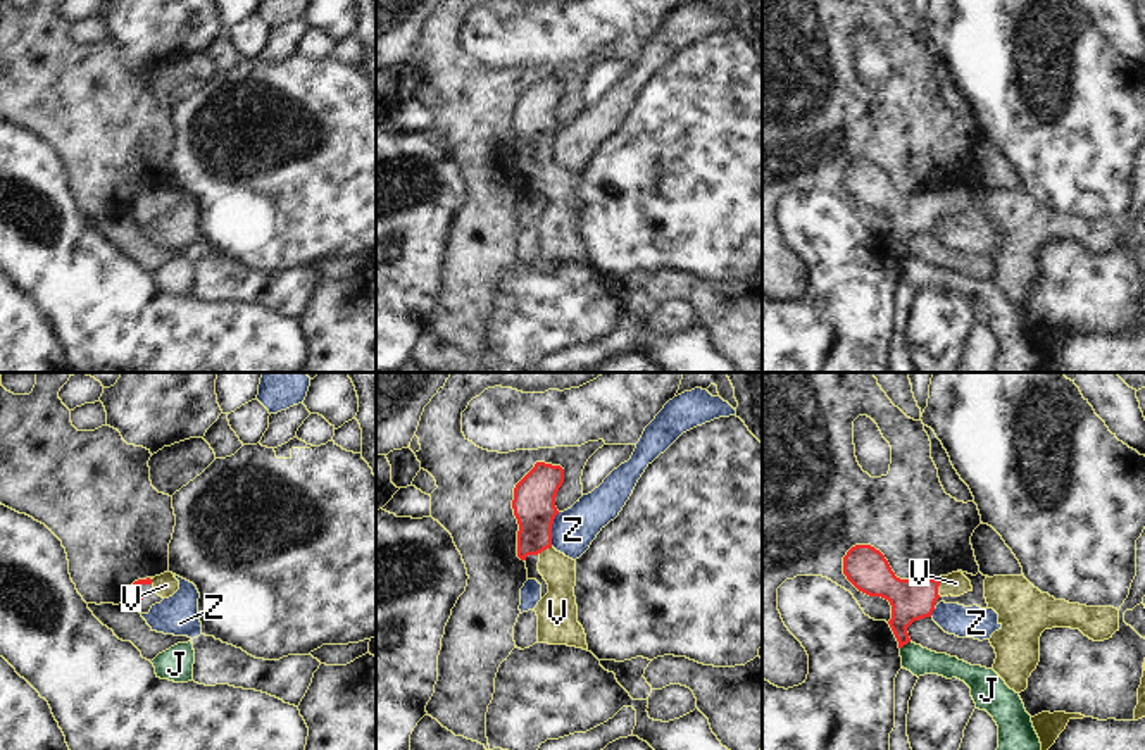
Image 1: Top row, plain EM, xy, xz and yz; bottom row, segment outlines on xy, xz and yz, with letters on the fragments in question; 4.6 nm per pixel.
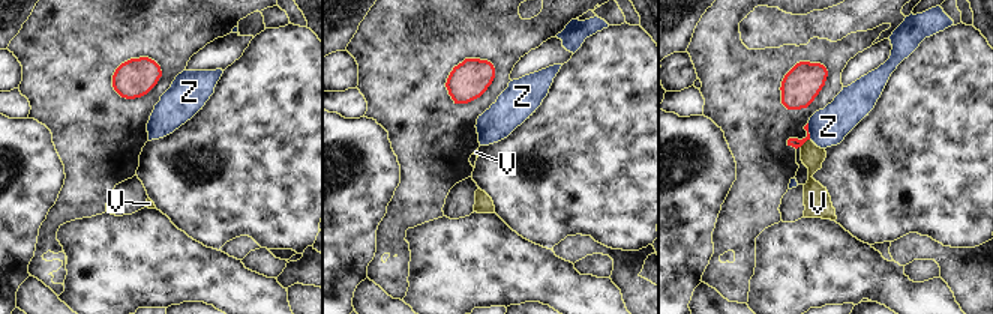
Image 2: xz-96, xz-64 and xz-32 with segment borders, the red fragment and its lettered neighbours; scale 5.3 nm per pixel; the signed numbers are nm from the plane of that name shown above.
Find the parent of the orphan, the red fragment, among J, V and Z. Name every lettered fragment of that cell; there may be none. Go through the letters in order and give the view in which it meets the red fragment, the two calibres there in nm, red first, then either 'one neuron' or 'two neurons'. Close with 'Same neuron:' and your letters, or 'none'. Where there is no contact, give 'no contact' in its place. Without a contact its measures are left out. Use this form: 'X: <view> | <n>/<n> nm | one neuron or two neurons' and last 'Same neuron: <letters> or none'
J: yz | 190/130 nm | two neurons
V: yz | 190/110 nm | one neuron
Z: xz | 200/200 nm | two neurons
Same neuron: V

